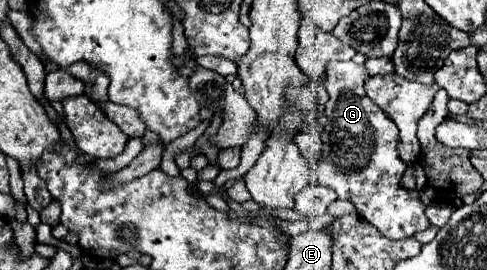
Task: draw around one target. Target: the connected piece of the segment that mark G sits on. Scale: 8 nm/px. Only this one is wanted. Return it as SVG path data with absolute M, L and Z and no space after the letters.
M330 62L326 72L330 100L324 112L328 122L322 132L322 158L316 166L316 182L332 188L340 200L352 202L360 216L368 218L370 224L392 240L430 228L418 190L408 190L400 184L408 162L398 154L398 126L364 94L366 68L356 62Z

